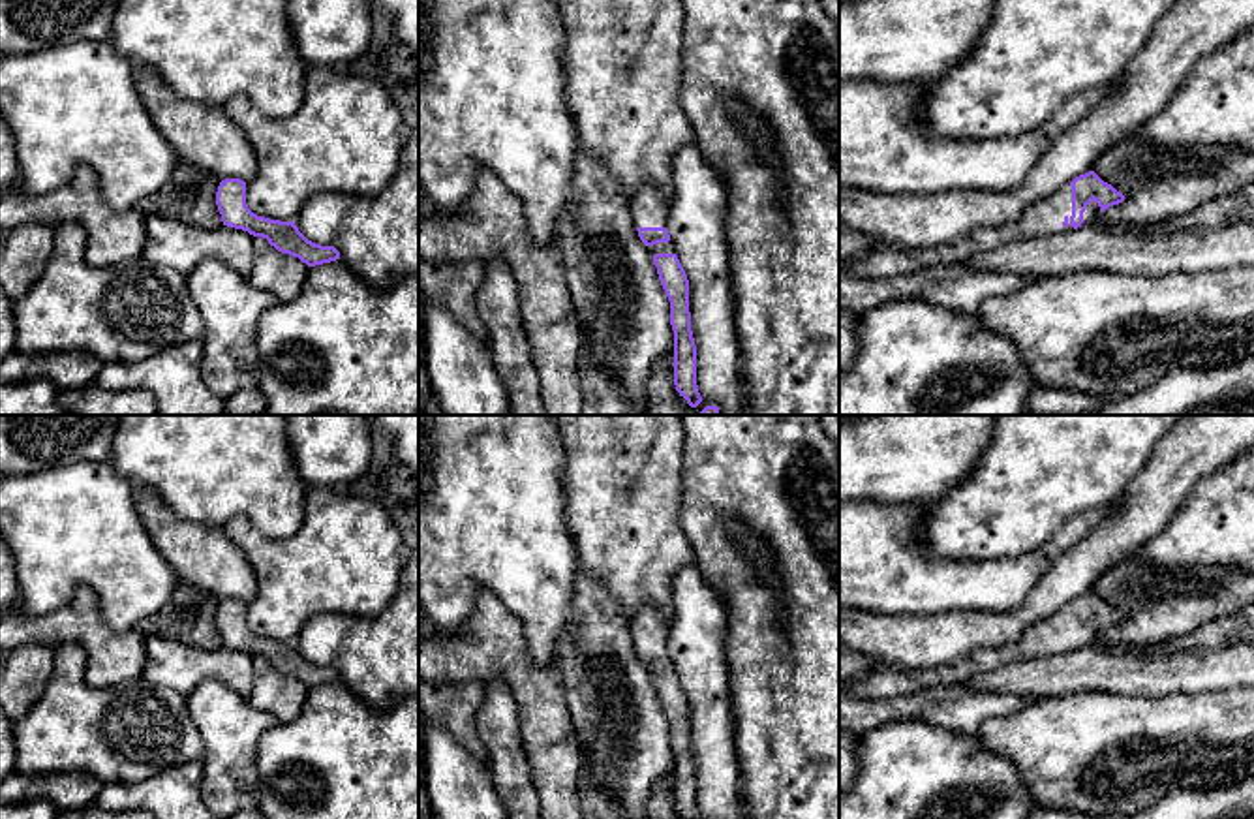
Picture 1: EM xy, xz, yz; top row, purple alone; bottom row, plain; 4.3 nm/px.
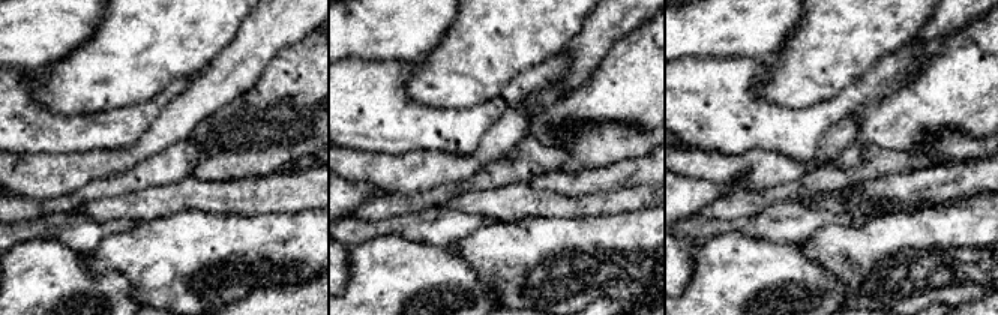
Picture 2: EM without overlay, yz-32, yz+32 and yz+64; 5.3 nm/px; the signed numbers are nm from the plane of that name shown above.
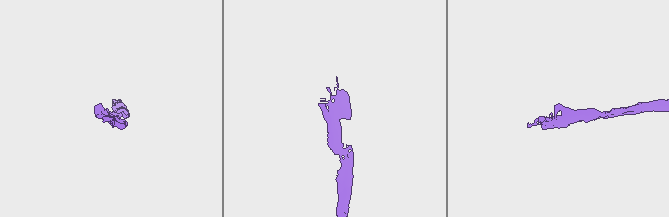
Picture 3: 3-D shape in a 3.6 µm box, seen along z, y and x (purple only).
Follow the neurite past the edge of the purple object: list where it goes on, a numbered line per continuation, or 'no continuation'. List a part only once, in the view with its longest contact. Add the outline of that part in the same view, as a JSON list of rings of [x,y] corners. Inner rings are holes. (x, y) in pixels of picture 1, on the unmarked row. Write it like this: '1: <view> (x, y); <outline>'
1: yz (1044, 639); [[[1066,605],[1053,616],[1025,629],[1014,642],[969,652],[948,665],[922,669],[880,667],[865,678],[850,682],[847,695],[856,699],[892,699],[922,689],[959,686],[972,674],[987,672],[1014,661],[1072,652],[1070,637],[1072,607]]]

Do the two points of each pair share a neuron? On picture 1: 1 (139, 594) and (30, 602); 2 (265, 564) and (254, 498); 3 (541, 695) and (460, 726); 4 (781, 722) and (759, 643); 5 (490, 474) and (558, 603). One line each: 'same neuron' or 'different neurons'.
1: same neuron
2: different neurons
3: different neurons
4: same neuron
5: same neuron

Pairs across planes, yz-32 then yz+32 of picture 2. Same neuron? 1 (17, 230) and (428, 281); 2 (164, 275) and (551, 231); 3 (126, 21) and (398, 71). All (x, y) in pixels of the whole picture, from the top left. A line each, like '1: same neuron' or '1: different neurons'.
1: different neurons
2: same neuron
3: different neurons

